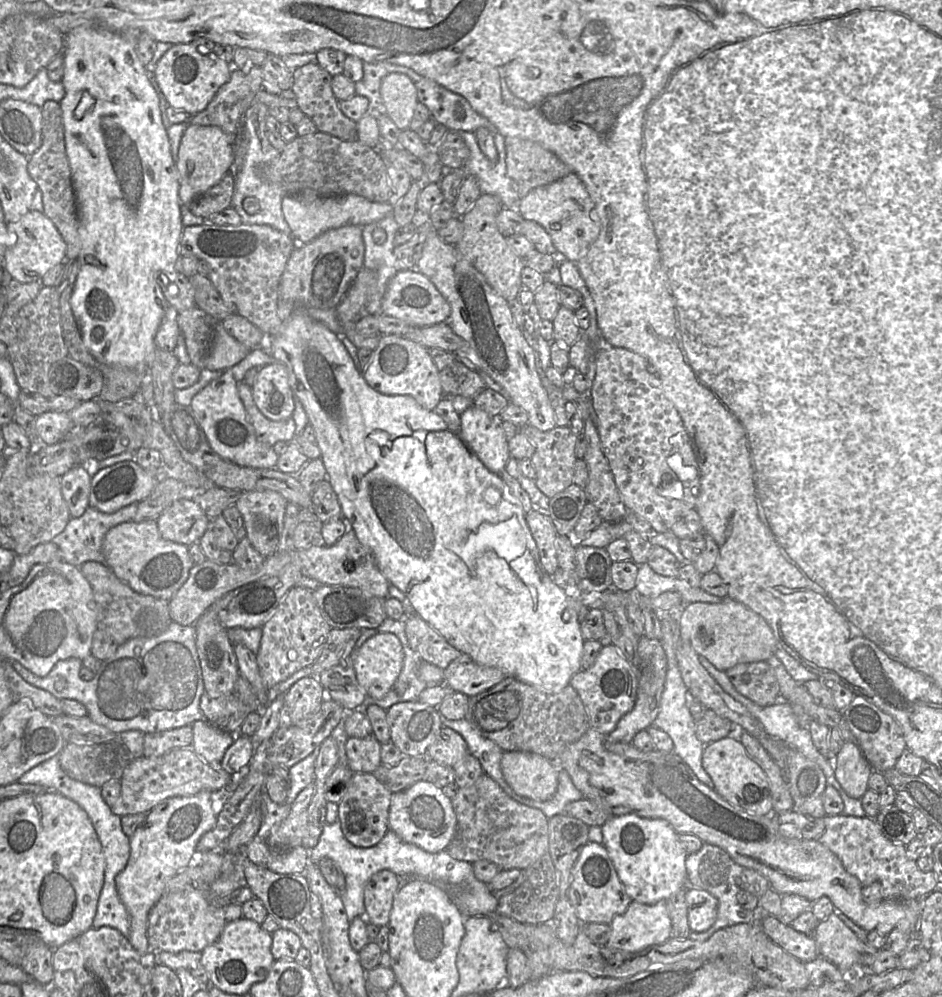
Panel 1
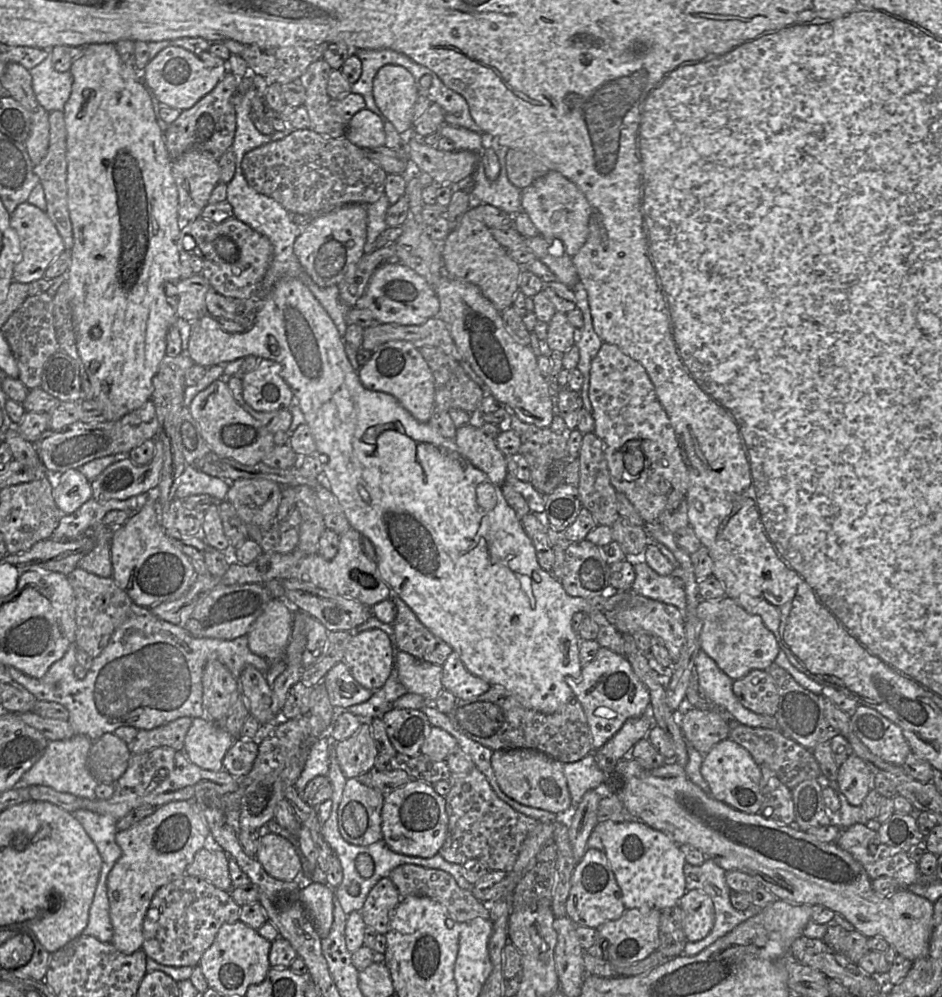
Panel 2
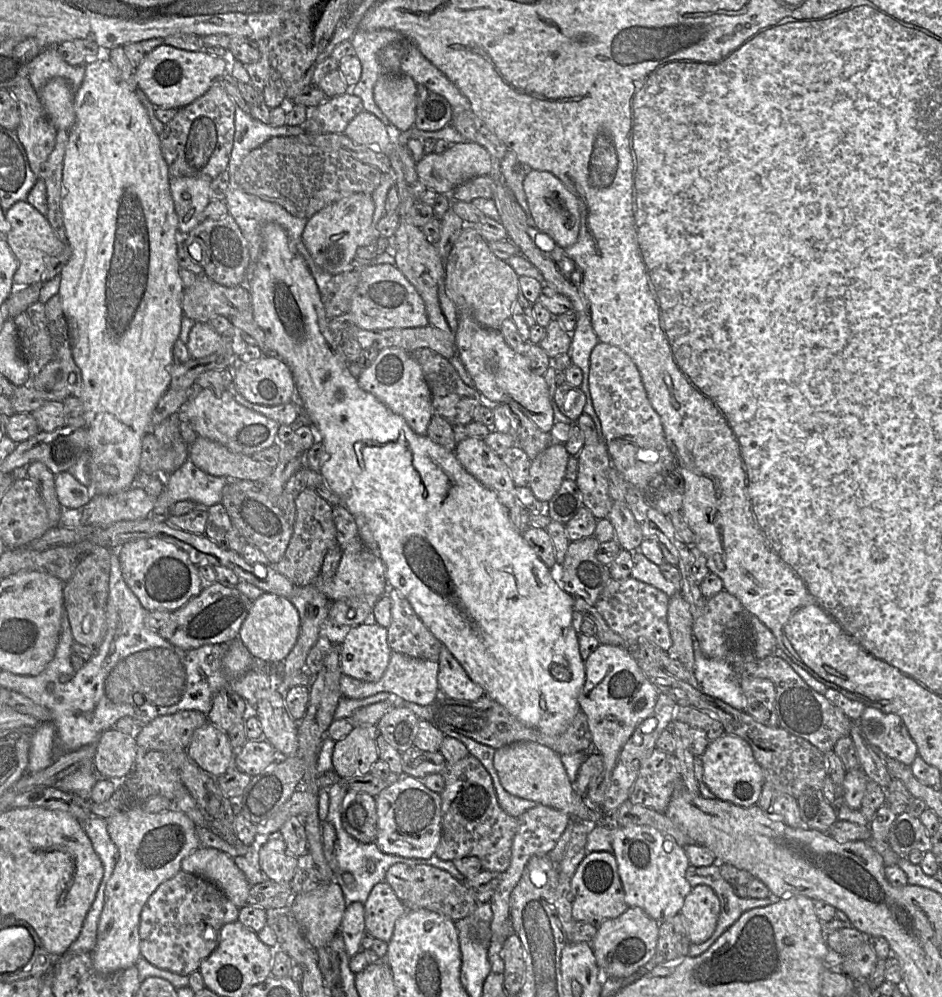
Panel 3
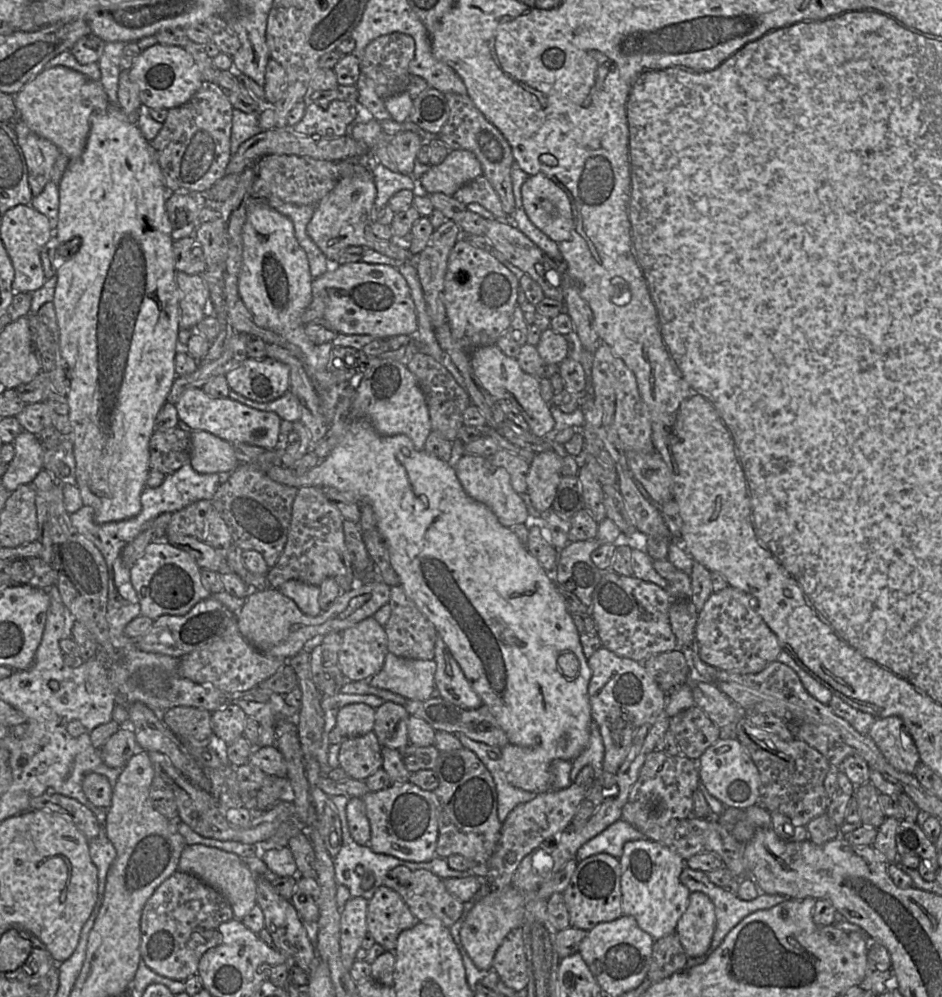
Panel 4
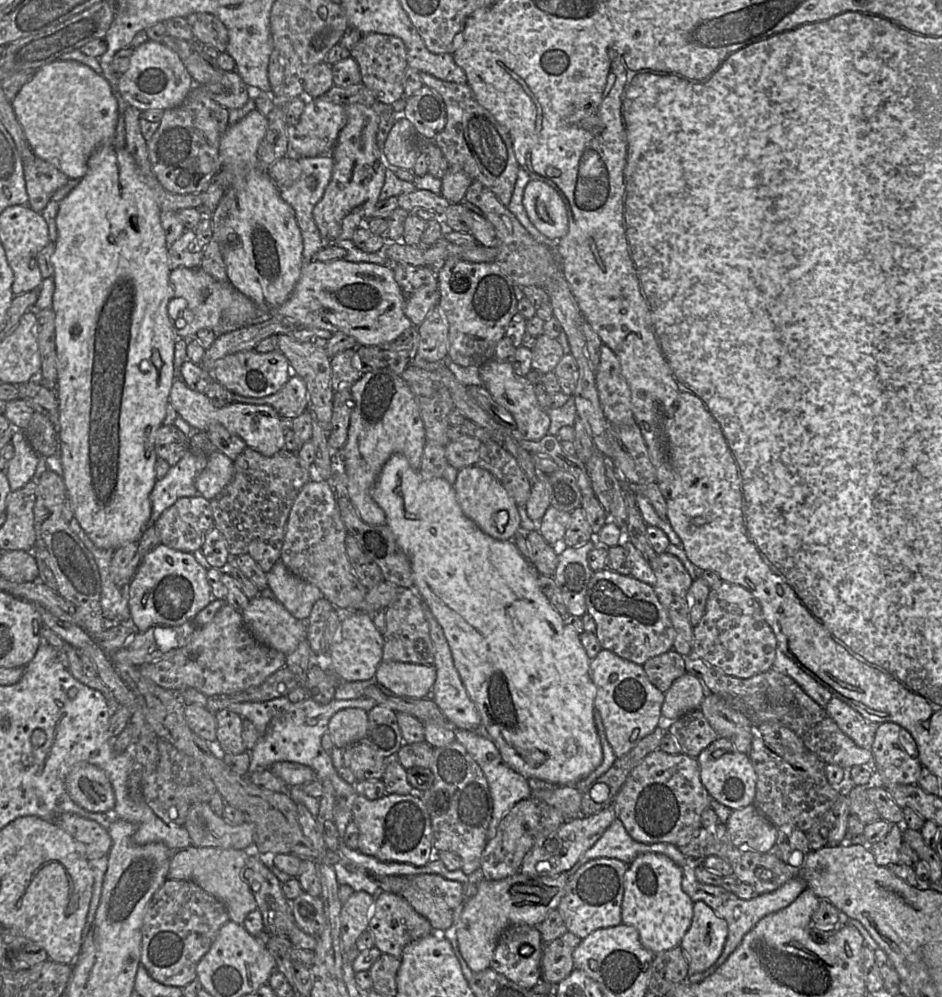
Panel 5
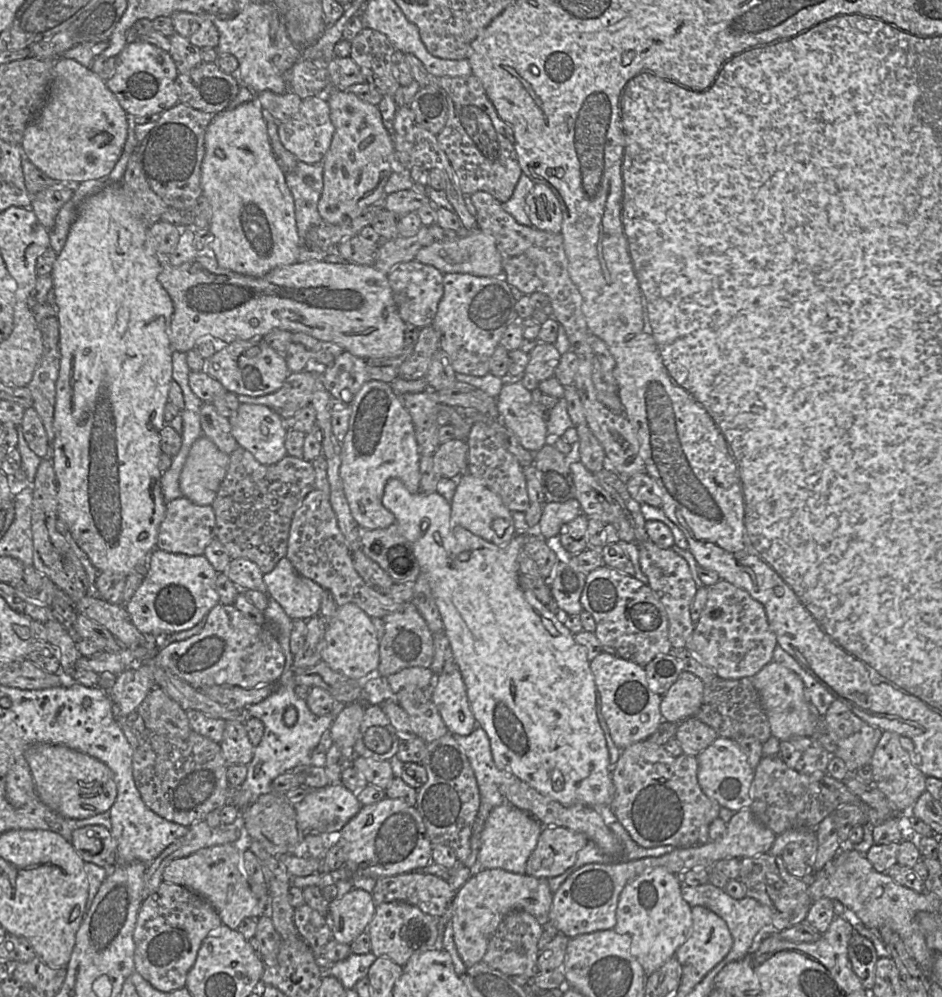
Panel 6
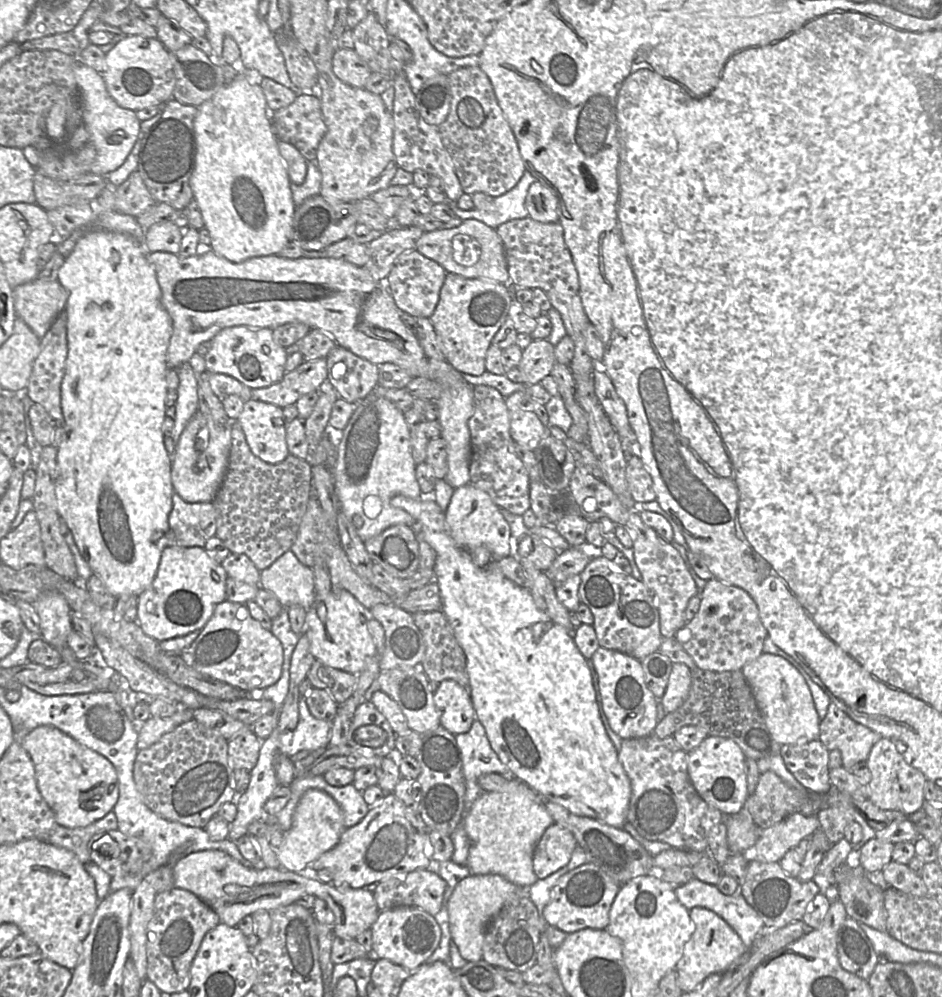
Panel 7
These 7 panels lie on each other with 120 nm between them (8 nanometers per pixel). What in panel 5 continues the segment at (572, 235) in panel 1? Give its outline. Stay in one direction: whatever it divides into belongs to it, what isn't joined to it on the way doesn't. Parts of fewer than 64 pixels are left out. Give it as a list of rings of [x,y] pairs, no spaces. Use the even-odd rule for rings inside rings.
[[[530,180],[524,189],[523,206],[532,224],[547,238],[560,240],[568,233],[565,203],[546,182]]]

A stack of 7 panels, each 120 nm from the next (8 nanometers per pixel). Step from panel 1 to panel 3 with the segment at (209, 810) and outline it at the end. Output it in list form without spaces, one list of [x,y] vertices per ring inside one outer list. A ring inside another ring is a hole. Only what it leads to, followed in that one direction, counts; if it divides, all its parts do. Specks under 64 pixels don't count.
[[[143,804],[124,809],[107,819],[108,834],[119,851],[119,858],[105,888],[105,900],[97,928],[96,946],[92,960],[94,968],[100,973],[112,973],[136,965],[140,951],[140,914],[148,898],[164,881],[172,878],[181,869],[182,860],[200,847],[196,835],[196,825],[177,808],[148,813]]]

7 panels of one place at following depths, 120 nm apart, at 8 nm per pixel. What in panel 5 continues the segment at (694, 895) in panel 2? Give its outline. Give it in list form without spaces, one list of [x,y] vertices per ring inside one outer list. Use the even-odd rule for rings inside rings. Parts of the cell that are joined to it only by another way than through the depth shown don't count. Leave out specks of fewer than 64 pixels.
[[[702,901],[694,902],[691,926],[679,945],[688,962],[688,976],[704,972],[723,952],[728,924]]]

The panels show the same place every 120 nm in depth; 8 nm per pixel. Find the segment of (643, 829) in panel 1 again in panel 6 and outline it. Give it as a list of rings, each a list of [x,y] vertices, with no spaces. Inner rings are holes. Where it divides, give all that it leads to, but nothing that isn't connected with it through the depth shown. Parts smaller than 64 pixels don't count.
[[[658,867],[645,871],[631,880],[623,888],[616,910],[616,926],[613,928],[619,934],[631,936],[630,952],[640,963],[646,976],[659,969],[670,958],[676,956],[677,949],[685,943],[692,931],[692,907],[681,896],[681,883],[676,874]]]

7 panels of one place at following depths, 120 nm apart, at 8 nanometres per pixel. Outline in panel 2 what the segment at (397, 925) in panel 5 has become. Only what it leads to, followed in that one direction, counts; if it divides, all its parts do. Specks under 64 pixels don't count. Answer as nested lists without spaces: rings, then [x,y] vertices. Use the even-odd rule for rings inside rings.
[[[389,877],[381,878],[369,892],[361,915],[366,926],[378,934],[388,932],[391,915],[401,897]]]

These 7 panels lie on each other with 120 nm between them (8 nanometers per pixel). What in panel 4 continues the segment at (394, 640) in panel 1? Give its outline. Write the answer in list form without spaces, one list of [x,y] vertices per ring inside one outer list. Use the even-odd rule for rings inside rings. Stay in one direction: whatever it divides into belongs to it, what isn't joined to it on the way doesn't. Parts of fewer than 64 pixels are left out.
[[[368,617],[341,633],[339,667],[347,681],[369,680],[380,672],[388,653],[386,631]]]

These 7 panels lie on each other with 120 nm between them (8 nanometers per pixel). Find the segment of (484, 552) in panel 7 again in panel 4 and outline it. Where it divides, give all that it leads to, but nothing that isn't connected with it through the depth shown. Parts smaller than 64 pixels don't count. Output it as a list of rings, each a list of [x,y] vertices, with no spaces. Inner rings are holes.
[[[464,454],[457,463],[455,471],[467,495],[487,505],[503,526],[510,528],[513,525],[525,524],[528,521],[527,507],[519,494],[513,489],[510,475],[505,468],[491,464],[487,458]]]

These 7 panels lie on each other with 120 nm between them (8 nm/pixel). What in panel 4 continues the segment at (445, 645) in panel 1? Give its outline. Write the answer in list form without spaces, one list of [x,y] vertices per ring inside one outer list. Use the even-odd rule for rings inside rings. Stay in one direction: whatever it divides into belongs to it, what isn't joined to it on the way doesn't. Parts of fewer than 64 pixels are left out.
[[[402,586],[391,587],[389,605],[391,614],[388,622],[383,626],[388,639],[388,652],[407,659],[433,659],[438,633],[427,617],[418,610],[415,603],[406,596]]]

